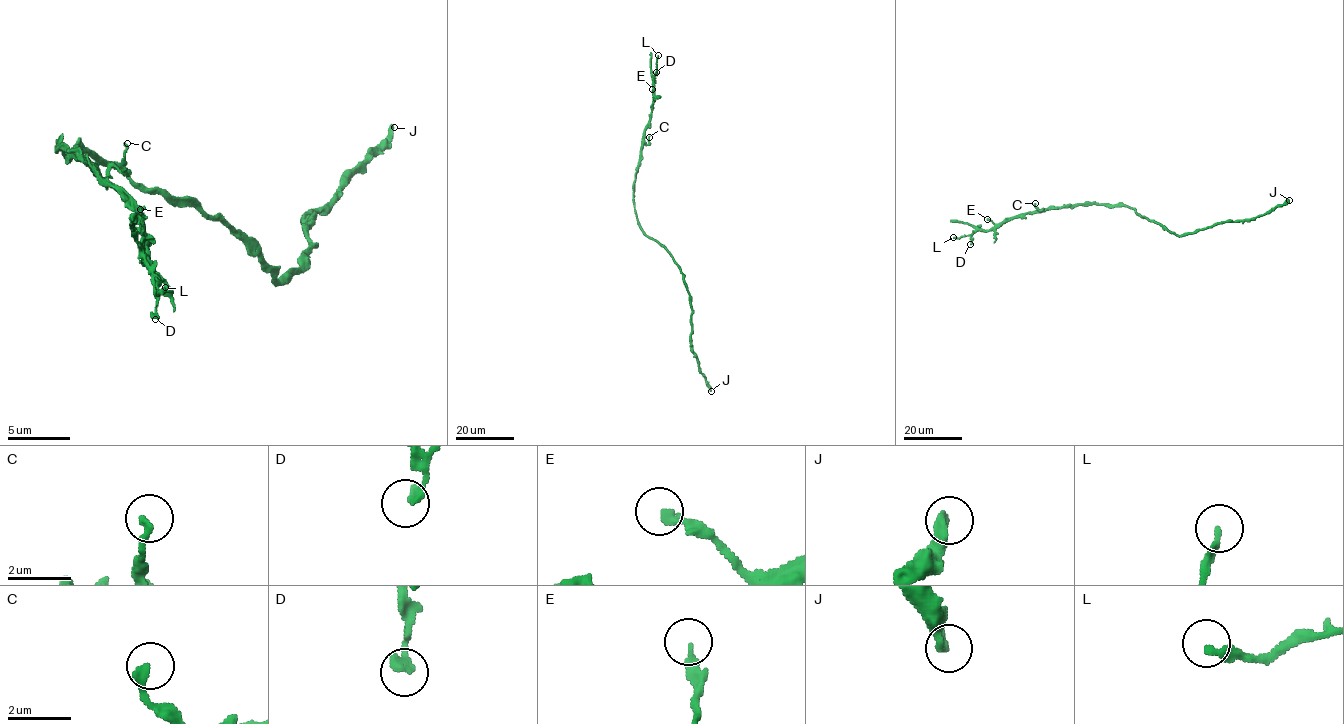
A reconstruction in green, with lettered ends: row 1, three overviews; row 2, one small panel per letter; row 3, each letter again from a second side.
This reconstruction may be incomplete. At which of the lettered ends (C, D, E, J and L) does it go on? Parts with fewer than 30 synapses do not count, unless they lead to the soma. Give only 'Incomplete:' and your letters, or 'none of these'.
Incomplete: none of these

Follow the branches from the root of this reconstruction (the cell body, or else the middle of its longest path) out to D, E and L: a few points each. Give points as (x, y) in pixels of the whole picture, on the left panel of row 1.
D: (108, 165), (99, 156), (58, 146), (140, 212), (146, 243), (143, 265), (155, 287), (155, 319)
E: (108, 165), (99, 156), (68, 153), (58, 146), (80, 159), (140, 212), (143, 231), (140, 209)
L: (108, 165), (99, 156), (58, 146), (140, 212), (146, 243), (143, 262), (158, 278), (158, 290), (165, 287)

